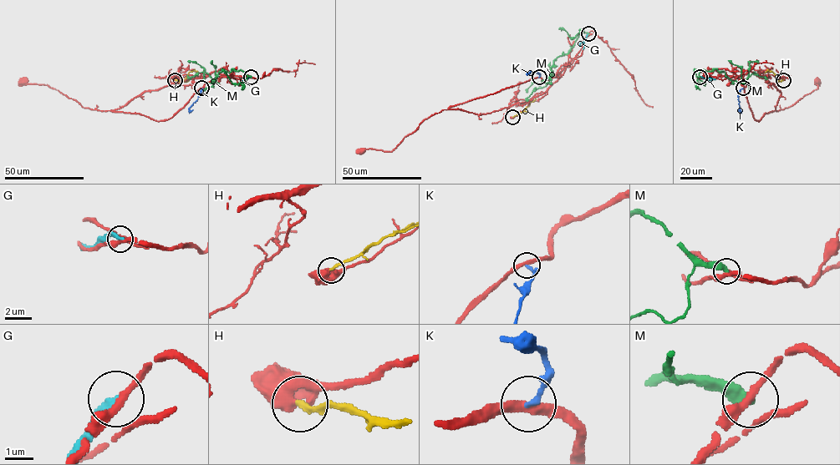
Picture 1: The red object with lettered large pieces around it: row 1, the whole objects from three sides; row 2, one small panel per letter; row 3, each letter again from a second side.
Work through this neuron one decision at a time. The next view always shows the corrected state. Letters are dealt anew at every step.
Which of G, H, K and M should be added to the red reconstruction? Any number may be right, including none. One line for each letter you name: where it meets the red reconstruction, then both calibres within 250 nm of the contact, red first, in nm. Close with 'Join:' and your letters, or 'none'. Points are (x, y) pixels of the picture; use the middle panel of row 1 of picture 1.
Join: none

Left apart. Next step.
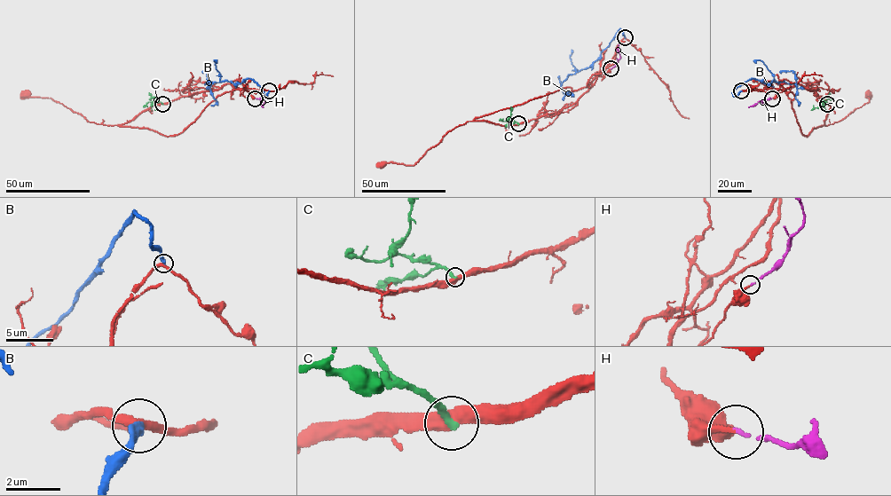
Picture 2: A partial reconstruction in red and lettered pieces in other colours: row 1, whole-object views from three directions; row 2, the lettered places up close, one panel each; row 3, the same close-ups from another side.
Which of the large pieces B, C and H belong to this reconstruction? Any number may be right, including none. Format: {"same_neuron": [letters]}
{"same_neuron": ["H"]}

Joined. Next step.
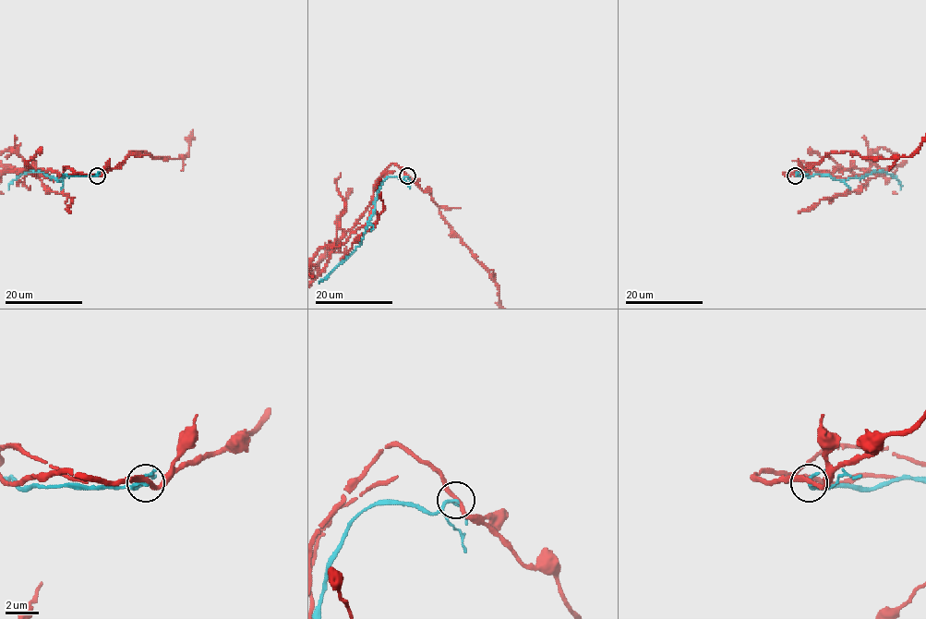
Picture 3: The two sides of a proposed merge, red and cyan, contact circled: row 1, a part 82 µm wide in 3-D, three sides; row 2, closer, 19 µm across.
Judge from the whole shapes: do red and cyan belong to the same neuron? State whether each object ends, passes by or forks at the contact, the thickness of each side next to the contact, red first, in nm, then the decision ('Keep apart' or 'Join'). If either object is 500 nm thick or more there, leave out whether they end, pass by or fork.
At the ring red passes by. At the ring cyan passes by. Thickness 240 nm (red) against 160 nm. Keep apart

